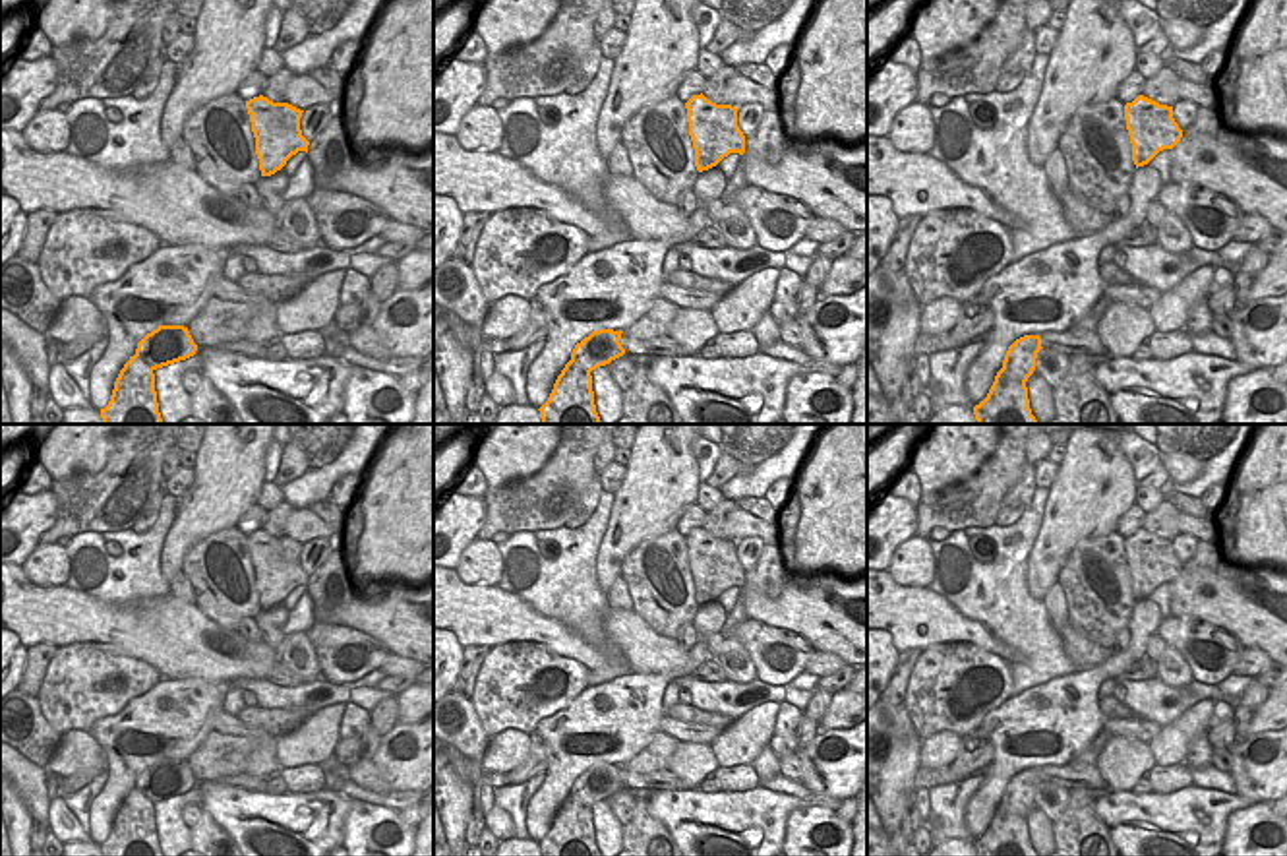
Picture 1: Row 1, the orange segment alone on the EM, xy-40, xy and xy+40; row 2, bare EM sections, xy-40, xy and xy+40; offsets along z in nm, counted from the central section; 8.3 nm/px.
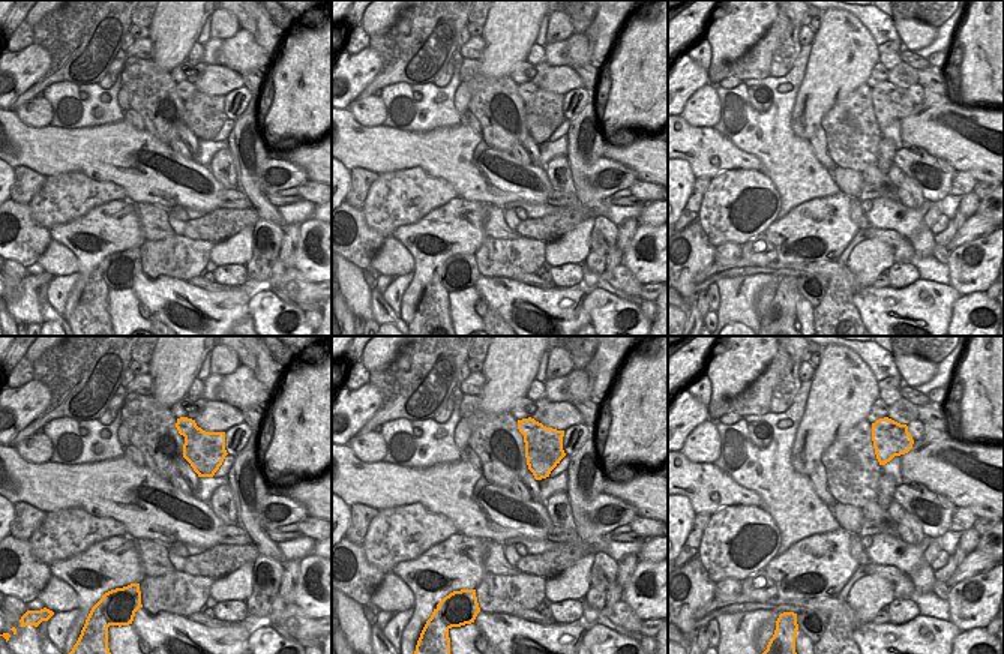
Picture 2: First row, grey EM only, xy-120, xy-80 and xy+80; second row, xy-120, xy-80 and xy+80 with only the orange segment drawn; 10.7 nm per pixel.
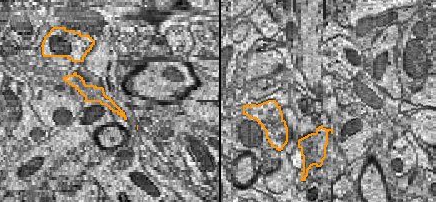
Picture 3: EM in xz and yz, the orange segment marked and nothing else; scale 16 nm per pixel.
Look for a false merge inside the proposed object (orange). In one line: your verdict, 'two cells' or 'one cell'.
two cells

